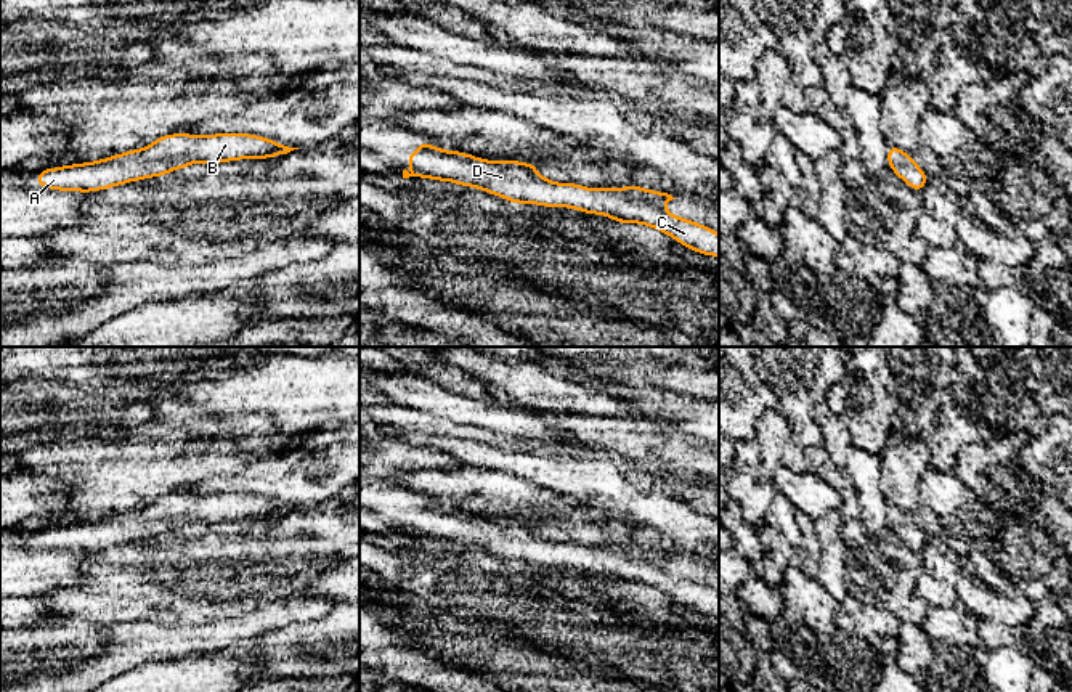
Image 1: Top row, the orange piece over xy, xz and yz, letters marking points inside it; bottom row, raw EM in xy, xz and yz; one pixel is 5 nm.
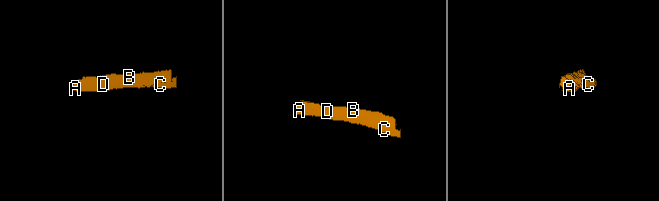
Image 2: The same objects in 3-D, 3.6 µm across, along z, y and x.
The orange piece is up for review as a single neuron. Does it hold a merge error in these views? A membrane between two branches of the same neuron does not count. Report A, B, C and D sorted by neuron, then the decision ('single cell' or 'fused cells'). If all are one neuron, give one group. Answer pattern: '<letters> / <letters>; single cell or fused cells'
A B C D; single cell

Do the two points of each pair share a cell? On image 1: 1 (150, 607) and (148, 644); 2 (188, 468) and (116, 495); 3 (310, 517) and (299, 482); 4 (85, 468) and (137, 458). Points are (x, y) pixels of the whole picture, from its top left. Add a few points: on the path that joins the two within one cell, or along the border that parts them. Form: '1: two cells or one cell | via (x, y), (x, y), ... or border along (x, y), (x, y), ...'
1: two cells | border along (186, 623), (116, 622), (113, 625)
2: one cell | via (170, 468), (143, 468), (134, 477)
3: two cells | border along (341, 488), (331, 496), (305, 508)
4: one cell | via (98, 468), (124, 468)

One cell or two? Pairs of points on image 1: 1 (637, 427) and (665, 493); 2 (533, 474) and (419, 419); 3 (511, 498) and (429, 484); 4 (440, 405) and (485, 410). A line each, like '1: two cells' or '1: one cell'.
1: two cells
2: one cell
3: one cell
4: one cell

